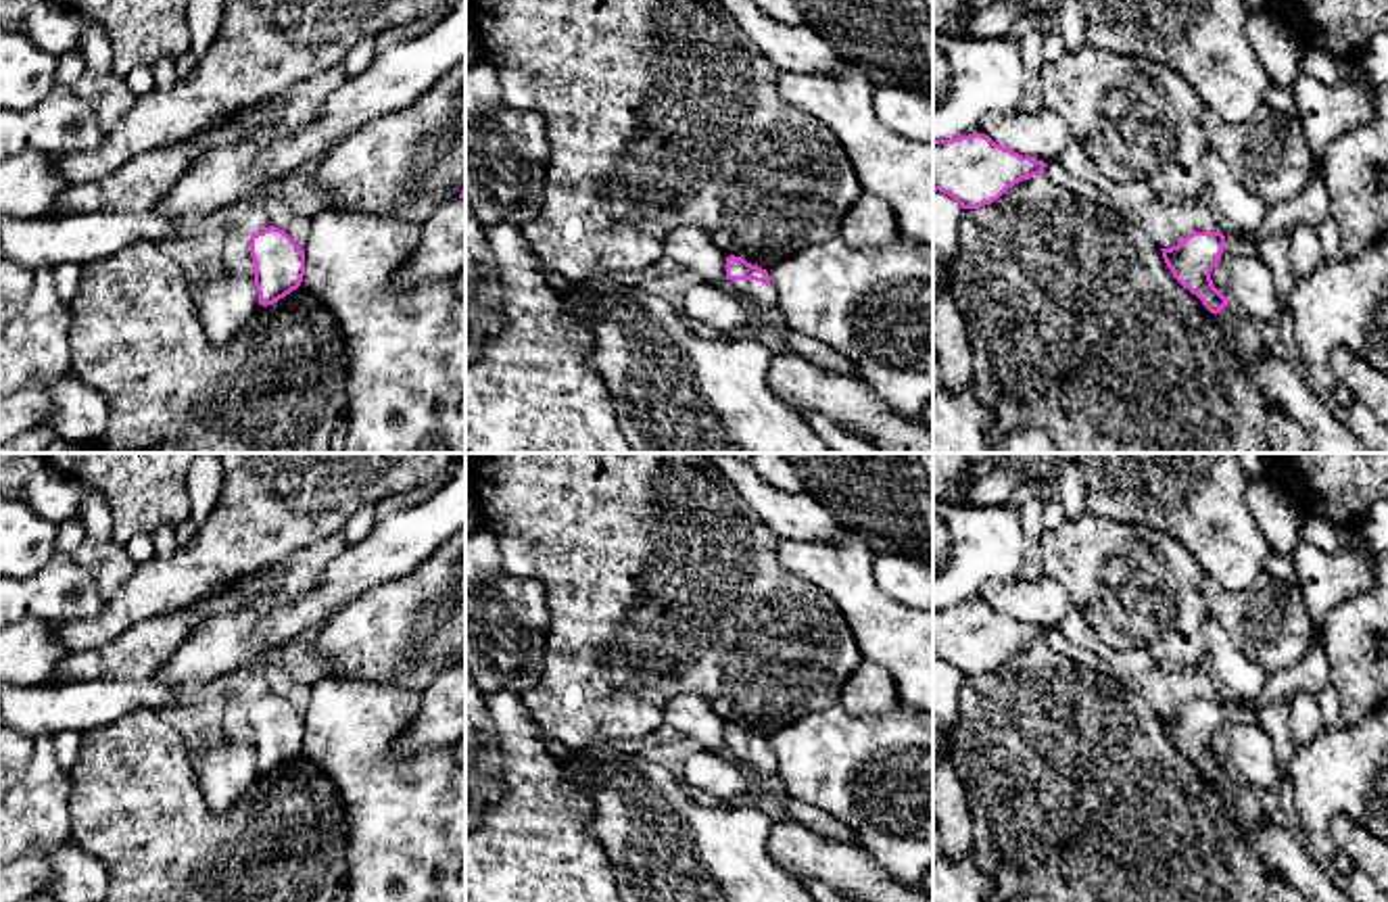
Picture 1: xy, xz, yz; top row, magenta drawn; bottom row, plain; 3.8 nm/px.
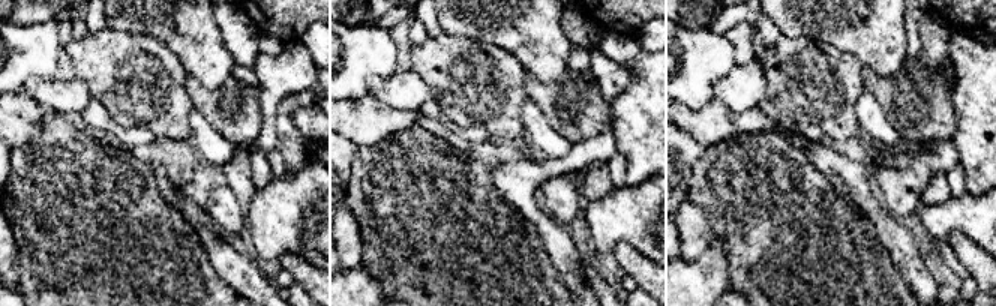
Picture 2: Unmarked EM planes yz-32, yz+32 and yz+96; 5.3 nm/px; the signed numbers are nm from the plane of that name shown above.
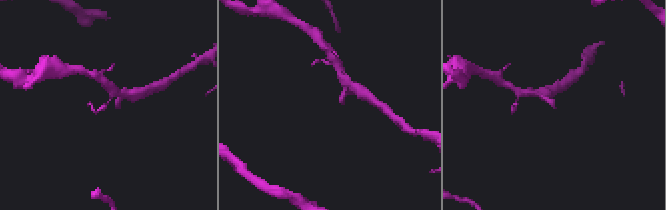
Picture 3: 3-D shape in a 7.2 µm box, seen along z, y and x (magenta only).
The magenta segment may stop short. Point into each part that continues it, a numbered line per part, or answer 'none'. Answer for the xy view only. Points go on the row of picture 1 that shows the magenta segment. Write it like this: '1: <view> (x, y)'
none

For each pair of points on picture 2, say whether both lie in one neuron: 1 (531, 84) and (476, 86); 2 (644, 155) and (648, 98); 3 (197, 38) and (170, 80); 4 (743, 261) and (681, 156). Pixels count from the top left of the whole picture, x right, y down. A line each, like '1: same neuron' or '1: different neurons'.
1: different neurons
2: same neuron
3: different neurons
4: different neurons

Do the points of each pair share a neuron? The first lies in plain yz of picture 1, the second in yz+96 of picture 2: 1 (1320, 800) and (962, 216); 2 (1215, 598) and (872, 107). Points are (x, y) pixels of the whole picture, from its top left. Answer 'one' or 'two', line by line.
1: one
2: two

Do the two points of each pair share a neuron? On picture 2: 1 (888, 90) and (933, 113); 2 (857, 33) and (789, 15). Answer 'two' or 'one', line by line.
1: one
2: one

